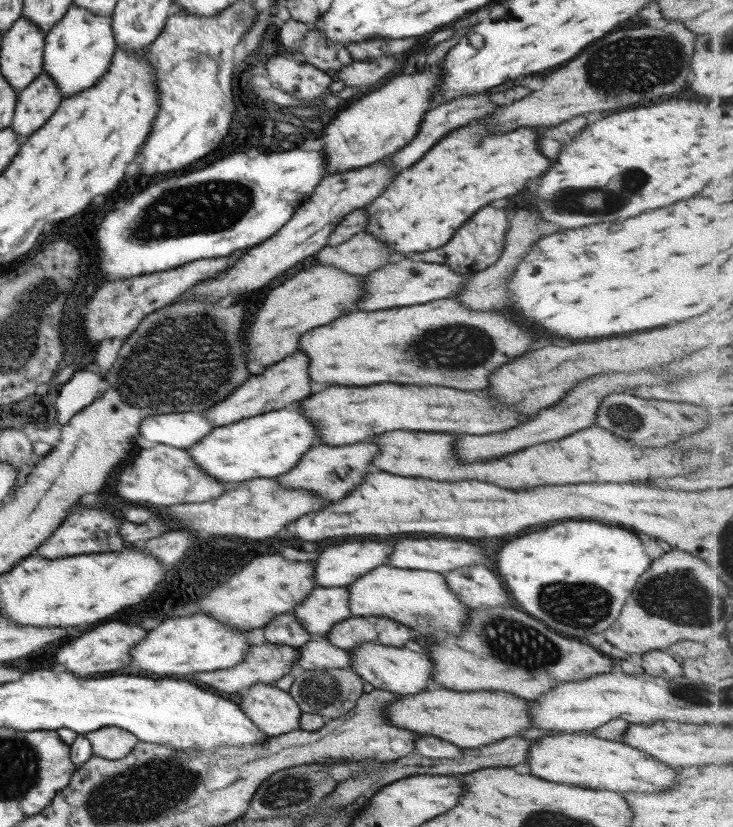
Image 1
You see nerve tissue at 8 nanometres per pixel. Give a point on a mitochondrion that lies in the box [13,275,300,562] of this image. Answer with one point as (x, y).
(171, 360)

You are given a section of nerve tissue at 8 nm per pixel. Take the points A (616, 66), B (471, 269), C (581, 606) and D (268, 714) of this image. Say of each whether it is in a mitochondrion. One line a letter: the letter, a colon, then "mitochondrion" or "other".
A: mitochondrion
B: other
C: mitochondrion
D: other

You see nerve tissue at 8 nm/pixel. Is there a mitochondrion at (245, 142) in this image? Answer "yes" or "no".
no

